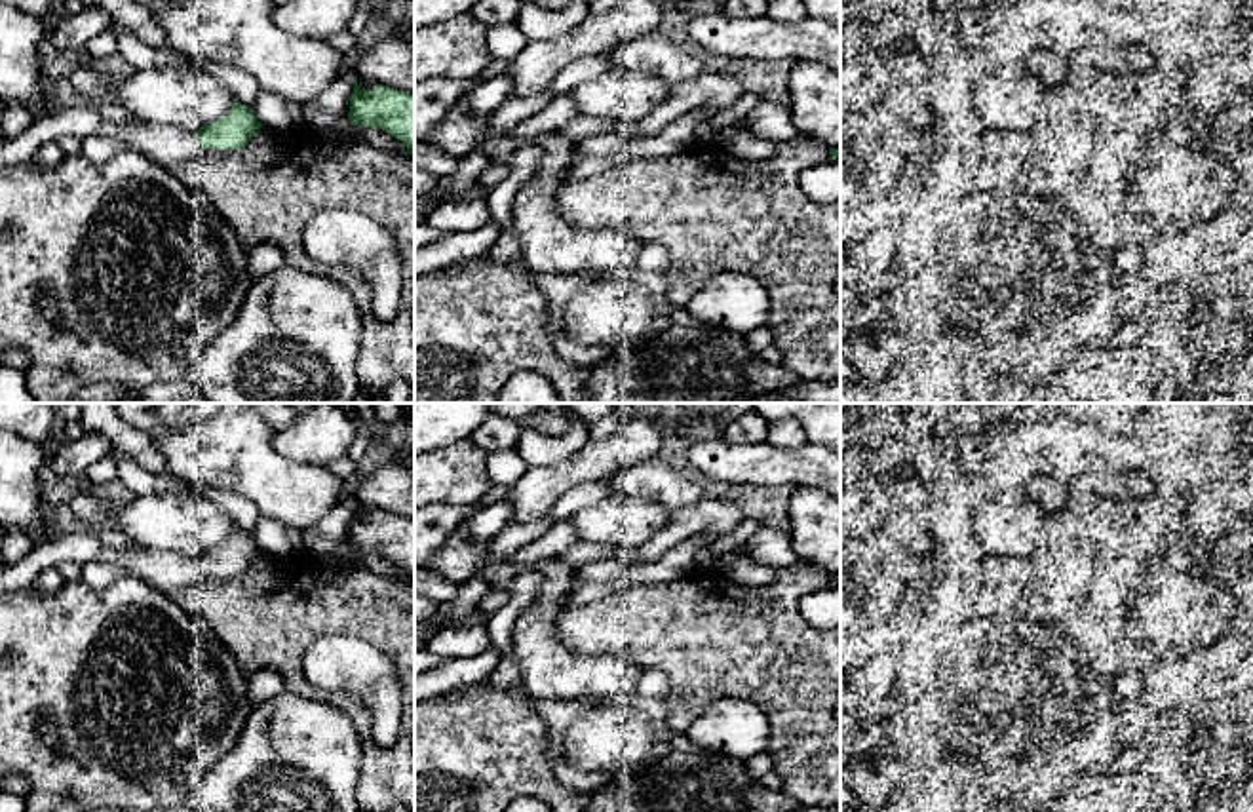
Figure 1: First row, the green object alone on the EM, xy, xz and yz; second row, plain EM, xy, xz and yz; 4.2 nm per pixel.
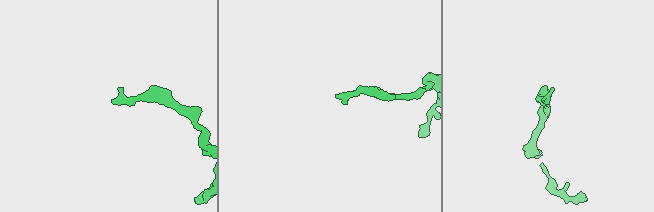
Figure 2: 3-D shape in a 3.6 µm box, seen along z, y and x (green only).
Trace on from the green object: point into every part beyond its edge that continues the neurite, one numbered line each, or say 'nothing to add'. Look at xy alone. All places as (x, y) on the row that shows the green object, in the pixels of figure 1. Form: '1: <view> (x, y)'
1: xy (166, 145)

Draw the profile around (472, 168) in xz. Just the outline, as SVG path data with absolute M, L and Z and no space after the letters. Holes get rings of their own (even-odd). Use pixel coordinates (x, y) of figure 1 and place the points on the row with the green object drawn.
M477 148L460 160L458 169L454 173L437 177L434 190L426 194L432 200L432 205L426 215L441 203L454 202L473 184L483 183L483 175L489 164L491 160L487 158L485 150Z

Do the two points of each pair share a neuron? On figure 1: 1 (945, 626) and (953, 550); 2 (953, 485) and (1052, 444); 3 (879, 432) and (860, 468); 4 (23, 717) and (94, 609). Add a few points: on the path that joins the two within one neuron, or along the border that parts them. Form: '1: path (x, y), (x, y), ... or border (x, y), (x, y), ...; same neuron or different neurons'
1: path (947, 607), (953, 590), (953, 569); same neuron
2: border (978, 480), (985, 491); different neurons
3: path (877, 442), (879, 449), (869, 459); same neuron
4: path (23, 691), (75, 636); same neuron

